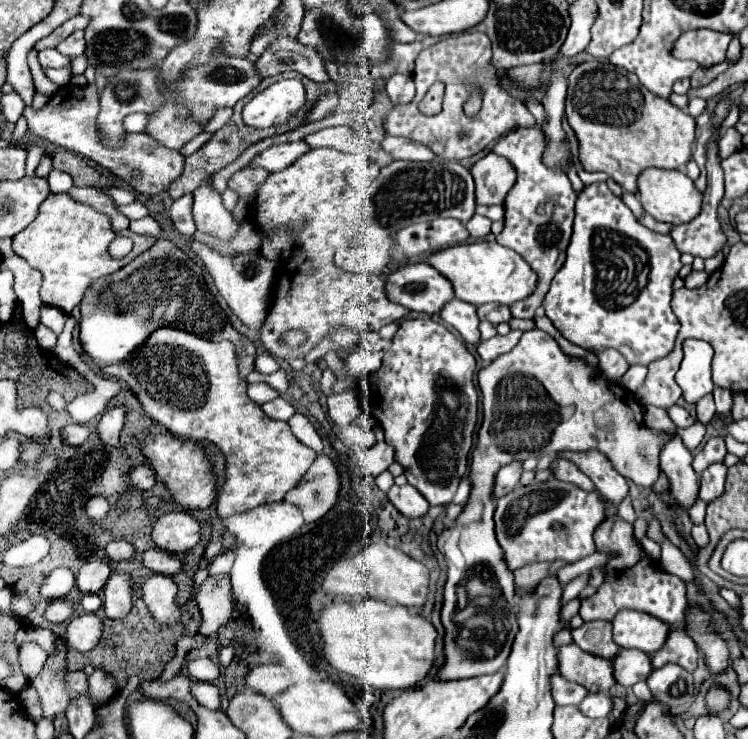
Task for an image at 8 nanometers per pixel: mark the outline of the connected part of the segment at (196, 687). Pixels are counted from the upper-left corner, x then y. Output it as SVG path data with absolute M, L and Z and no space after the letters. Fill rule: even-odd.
M194 682L192 684L192 694L194 698L210 710L220 710L220 696L218 696L218 688L210 682Z

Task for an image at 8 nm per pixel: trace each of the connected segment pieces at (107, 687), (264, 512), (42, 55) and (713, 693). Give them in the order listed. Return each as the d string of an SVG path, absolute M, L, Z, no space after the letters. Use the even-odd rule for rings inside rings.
M96 668L90 676L88 676L88 696L100 704L100 702L108 702L118 690L116 678L100 668Z
M284 500L262 504L250 512L226 520L228 532L244 546L262 544L260 536L264 536L270 544L286 542L302 524L302 512L294 504Z
M54 48L38 52L38 60L40 60L42 68L60 68L60 66L70 66L70 58L64 56L64 54L60 54L60 52L54 50Z
M712 686L706 692L706 710L710 714L720 714L730 708L730 700L732 700L732 694L726 686Z

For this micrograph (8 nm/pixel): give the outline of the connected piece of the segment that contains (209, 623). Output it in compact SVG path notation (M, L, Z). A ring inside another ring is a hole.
M206 578L198 598L196 598L200 614L202 614L202 624L200 624L200 634L198 644L202 646L204 636L216 632L220 626L224 626L232 614L232 591L230 578Z

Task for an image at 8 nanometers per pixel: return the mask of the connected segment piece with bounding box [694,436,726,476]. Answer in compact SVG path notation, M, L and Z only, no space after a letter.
M718 436L718 438L710 438L704 448L700 452L694 454L694 472L700 476L710 464L714 462L722 462L726 456L726 444L724 444L724 438Z

